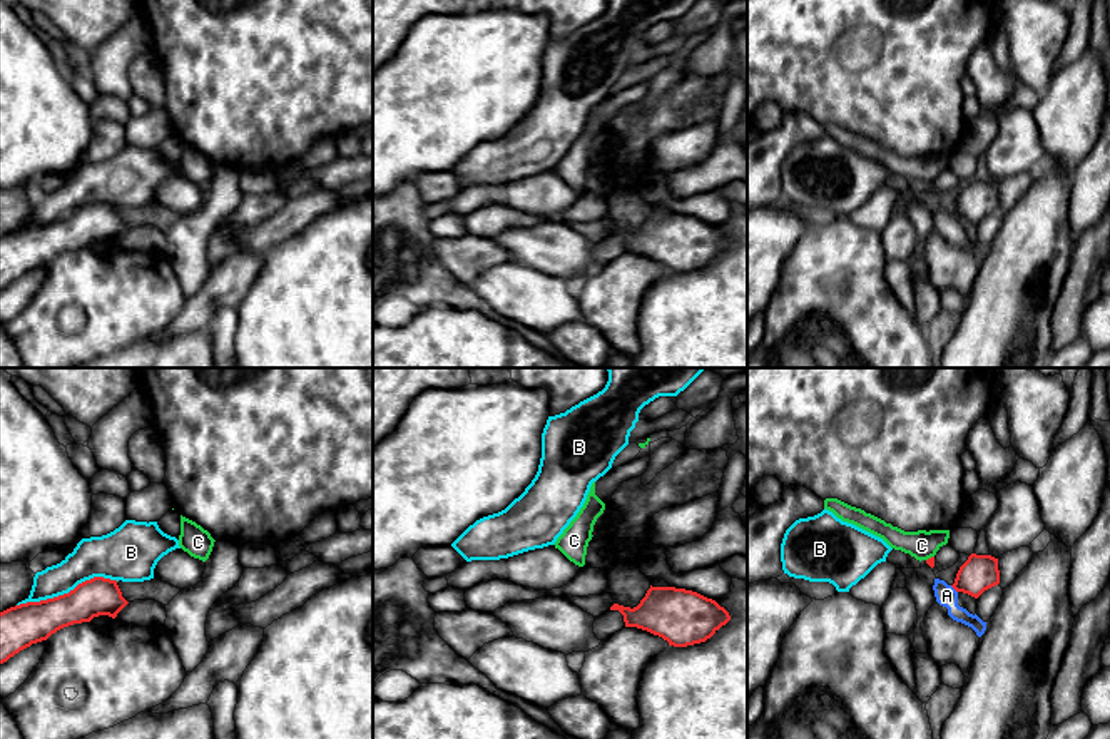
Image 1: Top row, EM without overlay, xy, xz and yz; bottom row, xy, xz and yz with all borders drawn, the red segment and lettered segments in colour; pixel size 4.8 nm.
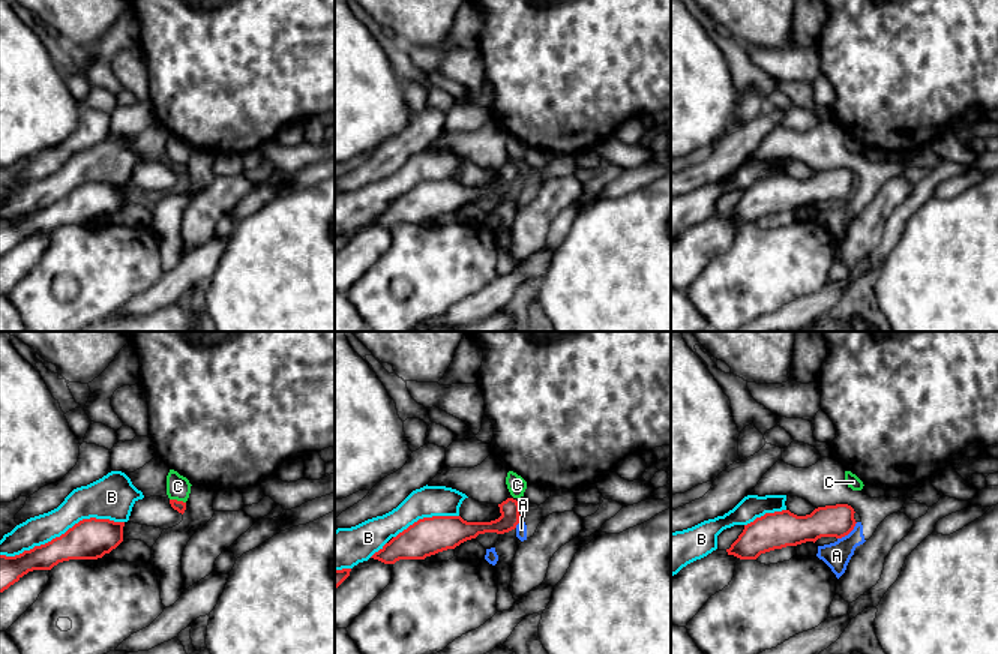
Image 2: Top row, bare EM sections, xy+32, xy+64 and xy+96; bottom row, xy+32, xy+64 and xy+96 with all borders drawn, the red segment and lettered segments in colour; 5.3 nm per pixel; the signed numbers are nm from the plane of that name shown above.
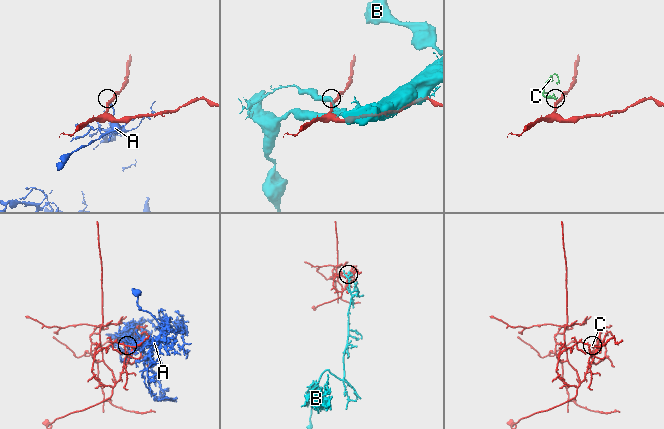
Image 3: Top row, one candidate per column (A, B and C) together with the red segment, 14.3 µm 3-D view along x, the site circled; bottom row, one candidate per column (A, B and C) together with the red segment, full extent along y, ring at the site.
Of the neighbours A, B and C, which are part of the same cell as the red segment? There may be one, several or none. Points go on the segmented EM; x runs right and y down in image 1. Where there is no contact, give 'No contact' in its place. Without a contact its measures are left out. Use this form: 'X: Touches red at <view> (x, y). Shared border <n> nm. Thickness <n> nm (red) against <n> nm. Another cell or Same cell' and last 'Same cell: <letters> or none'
A: Touches red at yz (953, 587). Shared border 50 nm. Thickness 180 nm (red) against 100 nm. Another cell
B: Touches red at xy (69, 592). Shared border 500 nm. Thickness 200 nm (red) against 200 nm. Another cell
C: Touches red at yz (931, 557). Shared border 50 nm. Thickness 40 nm (red) against 140 nm. Another cell
Same cell: none

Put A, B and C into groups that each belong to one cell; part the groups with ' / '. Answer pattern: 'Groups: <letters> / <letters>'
Groups: A / B / C

